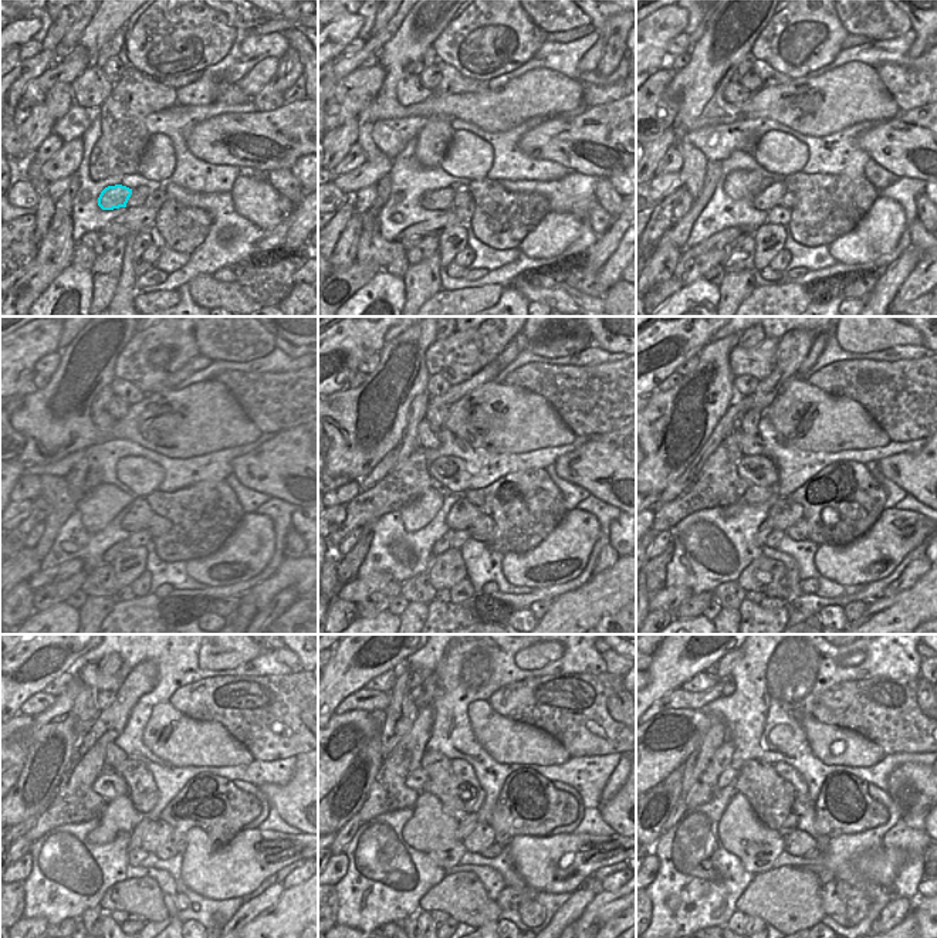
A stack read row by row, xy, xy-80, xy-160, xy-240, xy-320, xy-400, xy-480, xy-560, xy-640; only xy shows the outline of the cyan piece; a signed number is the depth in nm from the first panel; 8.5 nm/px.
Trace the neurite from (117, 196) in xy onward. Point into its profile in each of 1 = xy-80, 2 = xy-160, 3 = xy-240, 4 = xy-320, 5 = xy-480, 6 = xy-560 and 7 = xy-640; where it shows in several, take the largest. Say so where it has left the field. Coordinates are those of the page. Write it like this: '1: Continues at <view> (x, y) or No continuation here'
1: Continues at xy-80 (442, 199)
2: Continues at xy-160 (770, 197)
3: Continues at xy-240 (137, 518)
4: Continues at xy-320 (462, 514)
5: Continues at xy-480 (158, 833)
6: Continues at xy-560 (481, 836)
7: Continues at xy-640 (797, 842).

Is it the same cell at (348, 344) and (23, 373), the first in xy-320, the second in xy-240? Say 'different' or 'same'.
same

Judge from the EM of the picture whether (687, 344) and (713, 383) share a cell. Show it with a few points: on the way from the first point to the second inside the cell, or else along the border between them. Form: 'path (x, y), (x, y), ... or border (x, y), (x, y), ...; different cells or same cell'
border (711, 341), (697, 354); different cells

